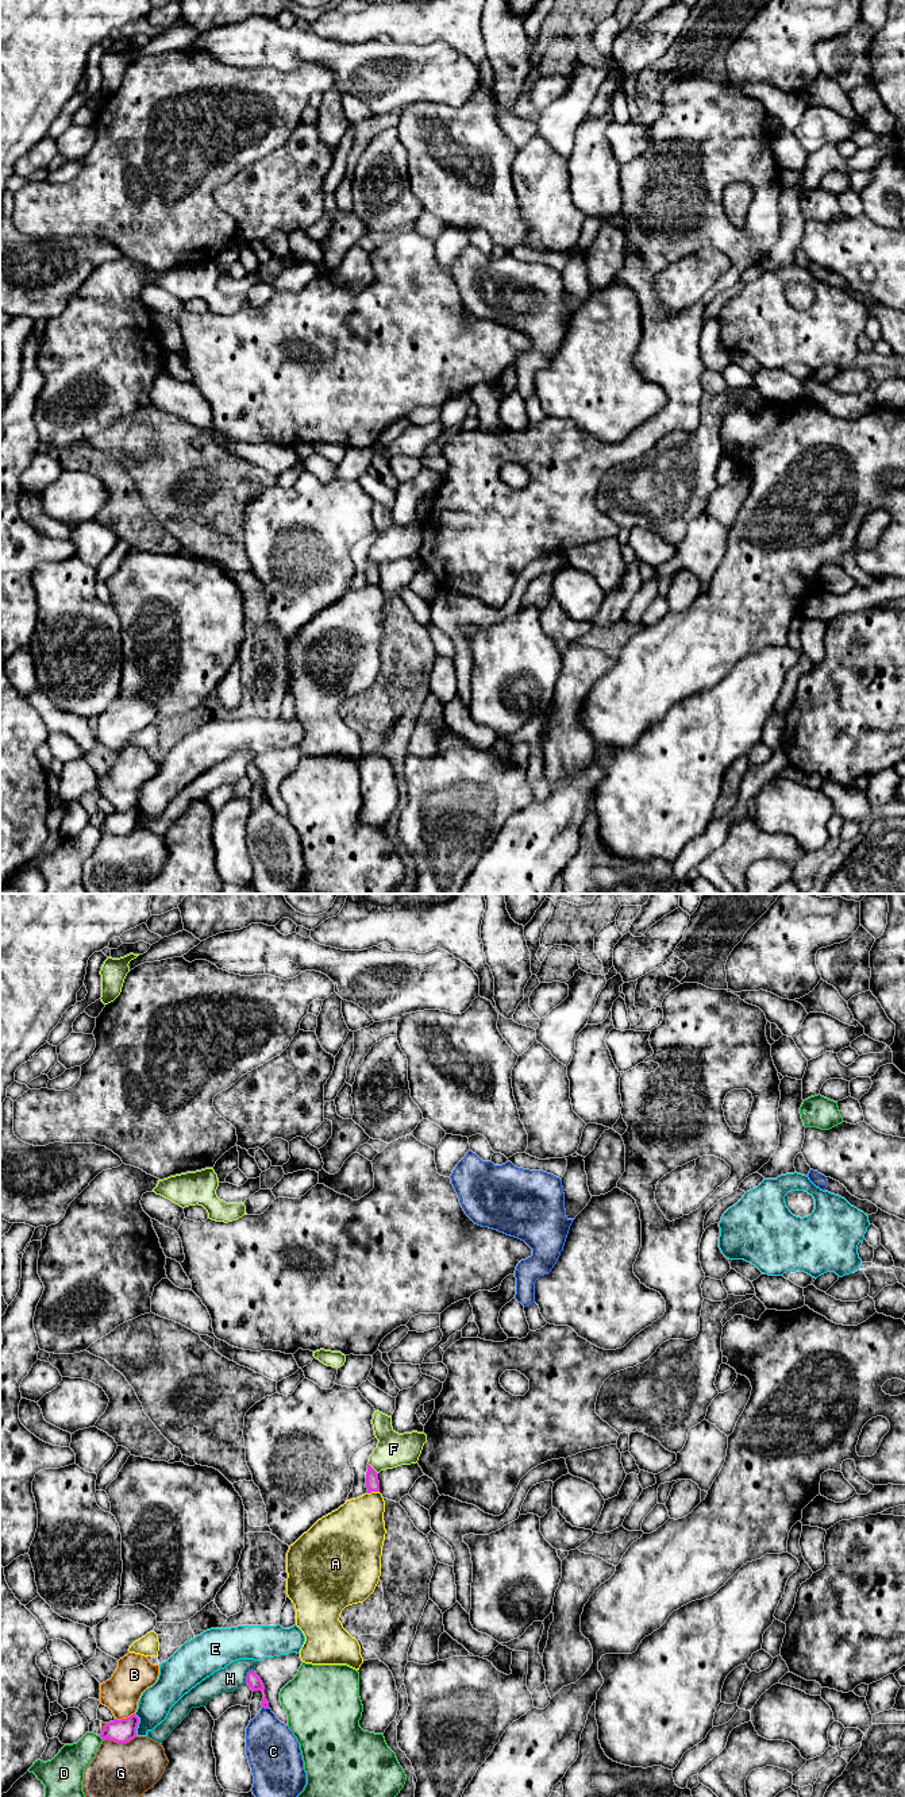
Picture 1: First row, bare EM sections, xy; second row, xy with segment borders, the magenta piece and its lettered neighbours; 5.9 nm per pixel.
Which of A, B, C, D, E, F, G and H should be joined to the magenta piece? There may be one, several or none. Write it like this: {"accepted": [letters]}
{"accepted": []}

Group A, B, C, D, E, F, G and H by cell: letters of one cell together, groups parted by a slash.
A F / B / C / D / E / G / H

